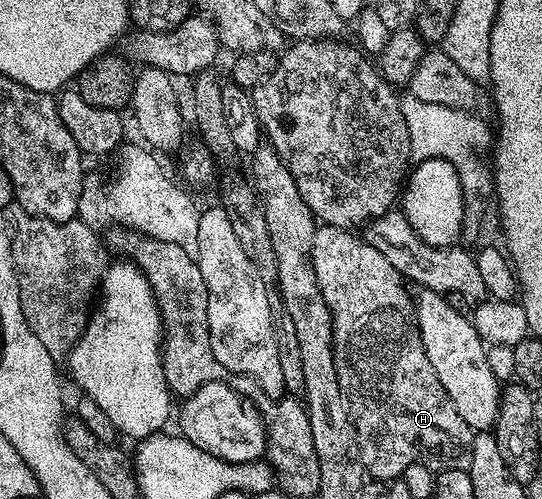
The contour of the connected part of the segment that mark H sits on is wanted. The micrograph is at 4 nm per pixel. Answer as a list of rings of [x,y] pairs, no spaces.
[[[321,224],[317,228],[311,254],[314,275],[318,279],[318,287],[326,299],[329,311],[332,312],[332,355],[338,375],[338,383],[348,401],[348,409],[352,413],[352,426],[356,428],[360,458],[366,466],[367,472],[371,476],[373,473],[376,477],[396,477],[411,461],[421,461],[426,468],[432,469],[431,471],[467,469],[472,454],[474,430],[465,423],[462,415],[458,415],[458,411],[454,407],[454,403],[450,403],[442,383],[438,383],[438,375],[434,375],[434,367],[430,367],[430,359],[426,359],[426,351],[422,347],[422,339],[420,338],[420,328],[416,325],[416,306],[413,298],[411,296],[408,298],[407,287],[409,288],[409,286],[406,284],[405,278],[392,266],[390,259],[386,259],[386,255],[382,255],[377,249],[370,247],[363,236],[346,229],[339,229],[333,225]]]

